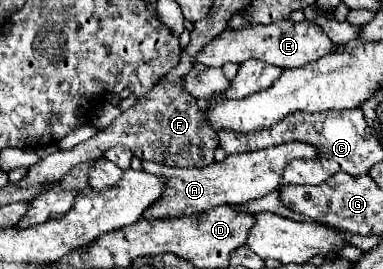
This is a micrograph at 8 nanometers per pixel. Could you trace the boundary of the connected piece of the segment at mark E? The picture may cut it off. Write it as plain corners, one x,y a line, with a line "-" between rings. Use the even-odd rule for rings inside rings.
290,19
284,21
276,21
270,25
254,25
254,27
244,27
244,29
224,29
218,37
214,37
206,49
202,49
196,57
194,63
202,63
206,67
222,67
224,63
244,63
248,59
258,59
276,67
302,67
308,65
320,57
324,57
324,53
330,53
334,49
334,43
328,39
328,35
322,31
322,27
318,27
312,21
302,21
302,23
294,23

